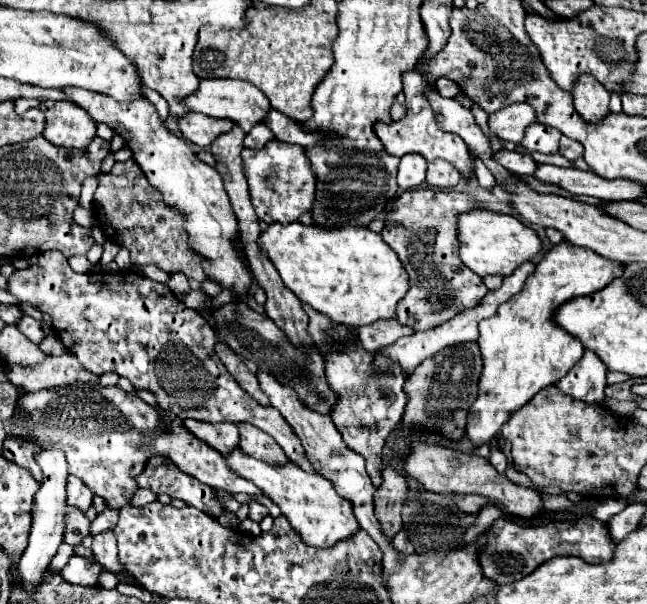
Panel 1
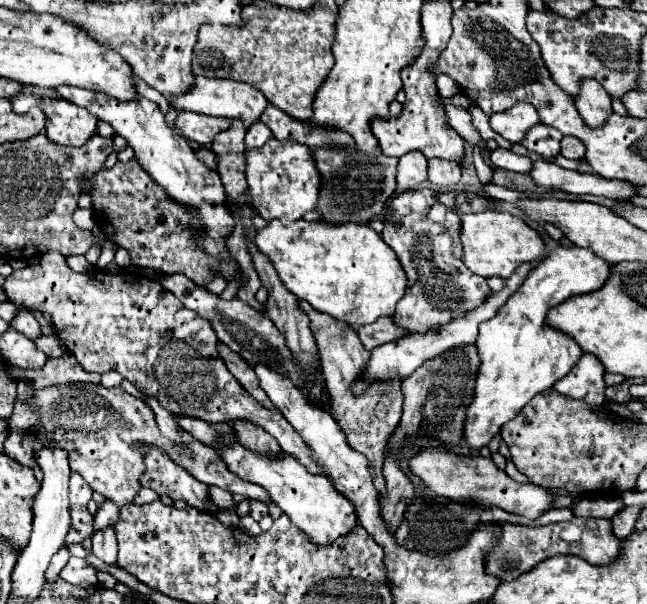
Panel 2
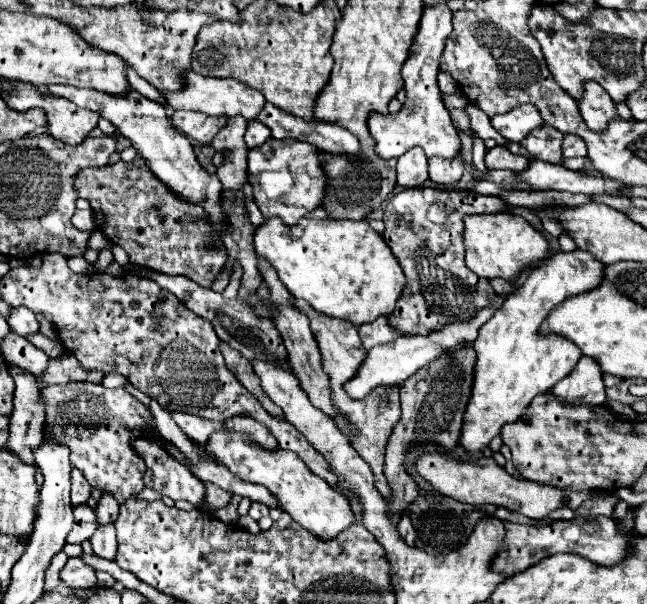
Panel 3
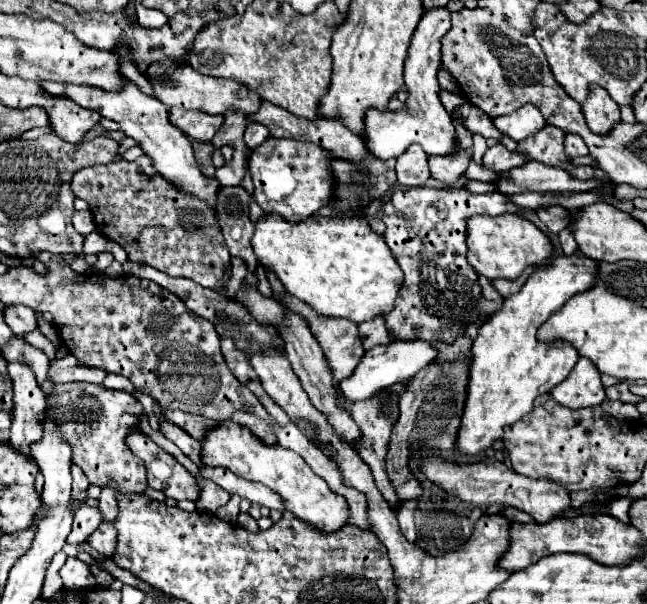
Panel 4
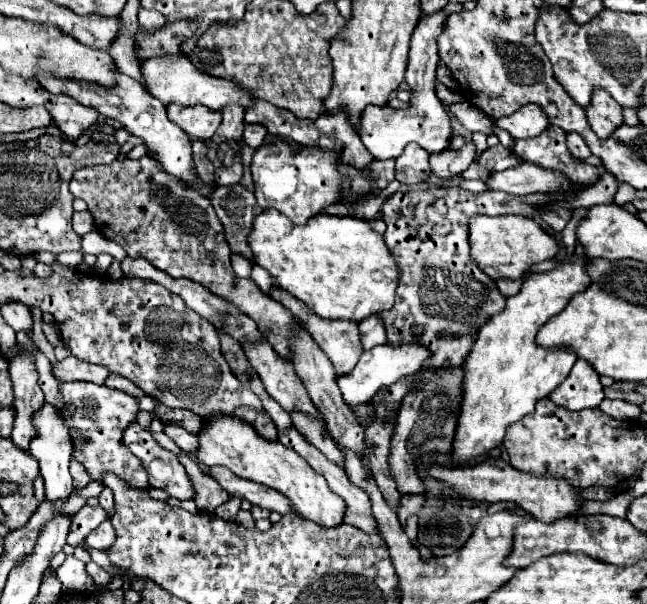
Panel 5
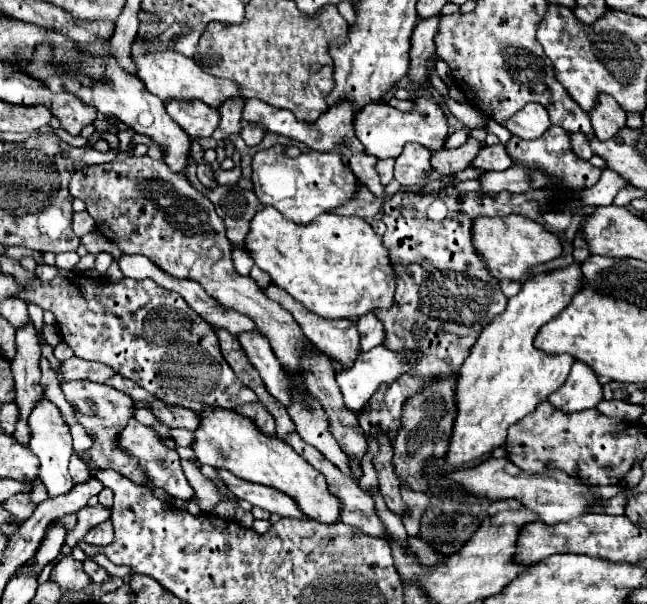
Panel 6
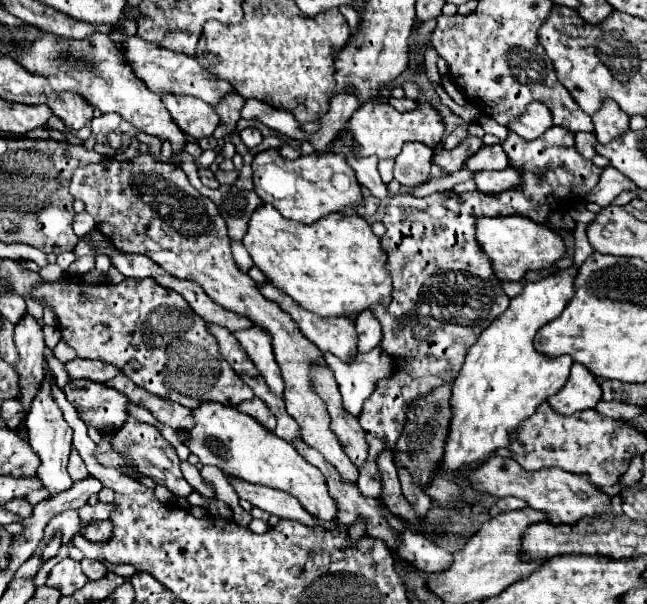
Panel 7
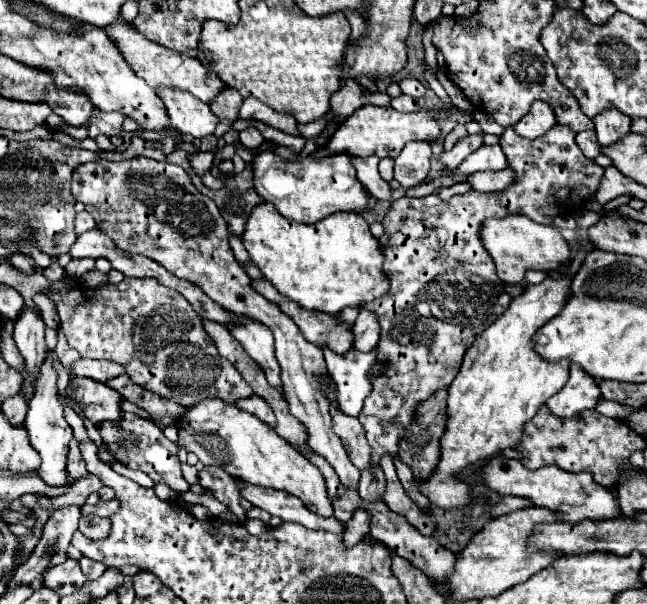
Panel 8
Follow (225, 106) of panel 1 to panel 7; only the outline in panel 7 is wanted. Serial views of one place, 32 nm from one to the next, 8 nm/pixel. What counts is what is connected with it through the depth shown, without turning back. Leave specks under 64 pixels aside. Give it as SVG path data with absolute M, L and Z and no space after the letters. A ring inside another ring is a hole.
M130 36L126 38L126 58L132 64L134 74L158 96L166 96L166 94L180 94L180 96L194 96L204 100L206 104L214 106L218 100L222 100L226 94L234 92L234 86L228 84L226 80L220 80L216 76L212 76L210 72L206 72L200 64L196 64L196 58L184 56L184 54L176 54L168 48L158 48L156 44L146 42L140 36Z

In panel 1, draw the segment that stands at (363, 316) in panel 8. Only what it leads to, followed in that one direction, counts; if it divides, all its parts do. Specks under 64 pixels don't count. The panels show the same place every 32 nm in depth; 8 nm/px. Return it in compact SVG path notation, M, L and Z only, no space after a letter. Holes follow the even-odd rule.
M392 318L392 320L378 320L376 324L358 328L358 338L368 352L374 352L396 342L400 336L410 336L412 332L414 332L412 328L402 326L396 318Z

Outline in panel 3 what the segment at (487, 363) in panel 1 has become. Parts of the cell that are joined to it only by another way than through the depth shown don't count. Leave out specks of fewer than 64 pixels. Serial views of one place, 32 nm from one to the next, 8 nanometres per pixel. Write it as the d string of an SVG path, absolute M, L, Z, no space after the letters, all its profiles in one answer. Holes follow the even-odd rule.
M580 248L572 252L554 252L546 258L546 262L536 266L526 282L506 298L502 308L498 308L496 314L480 326L480 334L472 344L478 354L472 398L466 406L460 436L460 444L468 452L474 454L484 450L492 438L500 436L506 422L514 422L524 414L536 394L552 390L552 386L566 378L576 366L582 356L580 348L576 348L572 340L568 342L568 338L560 338L558 334L548 340L540 334L540 324L548 312L566 298L598 288L604 278L604 268L606 264Z

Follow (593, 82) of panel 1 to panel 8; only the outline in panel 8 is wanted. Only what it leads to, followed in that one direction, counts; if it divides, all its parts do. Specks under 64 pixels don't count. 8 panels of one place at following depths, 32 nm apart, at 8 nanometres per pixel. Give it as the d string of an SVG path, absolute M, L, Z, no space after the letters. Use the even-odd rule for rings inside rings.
M604 108L600 116L592 118L600 146L610 146L630 132L630 118L618 108Z

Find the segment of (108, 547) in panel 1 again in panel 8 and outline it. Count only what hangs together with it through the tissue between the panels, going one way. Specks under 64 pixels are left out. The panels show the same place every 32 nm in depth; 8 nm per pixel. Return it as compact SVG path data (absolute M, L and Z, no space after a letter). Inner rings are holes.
M82 518L80 520L80 532L84 536L88 536L90 540L104 540L104 536L108 536L110 532L110 520L108 518Z

